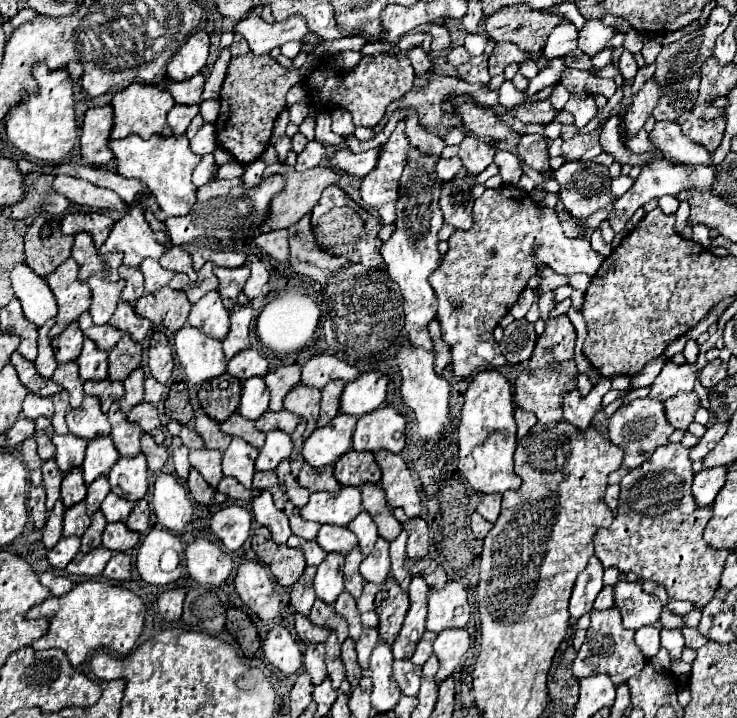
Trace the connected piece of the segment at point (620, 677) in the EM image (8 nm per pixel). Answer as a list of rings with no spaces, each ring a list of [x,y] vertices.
[[[618,608],[592,610],[590,616],[592,616],[592,624],[586,632],[586,640],[584,640],[582,648],[578,650],[578,654],[574,658],[574,664],[572,664],[574,678],[582,680],[582,678],[592,676],[592,674],[608,674],[612,678],[614,686],[626,684],[646,664],[644,654],[640,652],[638,644],[634,642],[634,630],[626,630],[622,626],[622,618],[620,618]]]

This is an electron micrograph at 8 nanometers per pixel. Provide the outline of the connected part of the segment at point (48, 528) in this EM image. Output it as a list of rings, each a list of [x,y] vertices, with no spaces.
[[[58,500],[46,520],[44,532],[42,532],[42,542],[46,548],[52,548],[60,538],[62,538],[62,516],[64,516],[64,504]]]

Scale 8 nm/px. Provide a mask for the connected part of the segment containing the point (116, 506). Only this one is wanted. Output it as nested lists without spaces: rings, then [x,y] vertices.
[[[110,492],[110,494],[104,498],[100,510],[104,512],[104,516],[106,516],[108,522],[126,522],[128,514],[132,512],[132,506],[134,506],[132,502],[128,502],[128,500],[124,500],[122,496],[116,496],[114,492]]]

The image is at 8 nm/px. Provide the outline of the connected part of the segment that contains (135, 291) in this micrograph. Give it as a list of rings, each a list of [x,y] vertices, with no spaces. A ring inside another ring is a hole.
[[[120,266],[118,268],[118,274],[120,278],[126,282],[120,298],[124,302],[130,302],[134,304],[134,300],[138,300],[142,294],[144,294],[144,276],[138,268],[130,268],[130,266]]]

